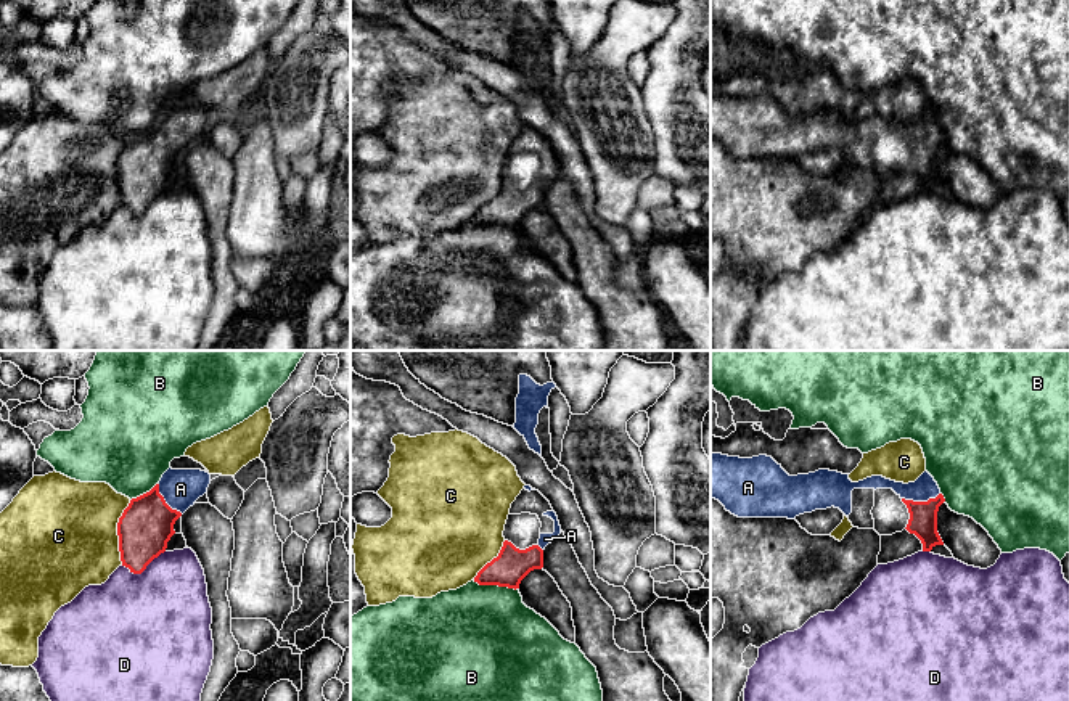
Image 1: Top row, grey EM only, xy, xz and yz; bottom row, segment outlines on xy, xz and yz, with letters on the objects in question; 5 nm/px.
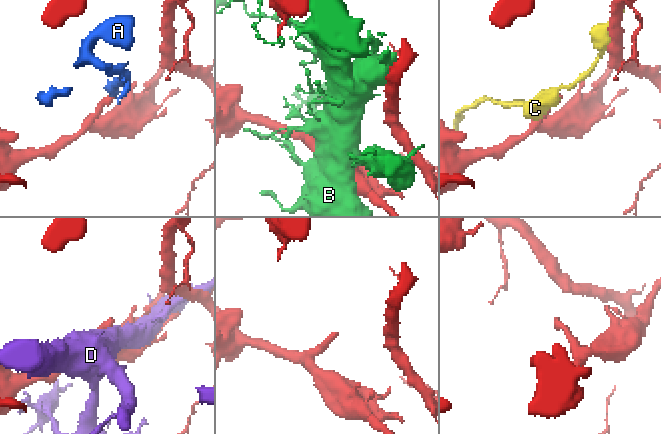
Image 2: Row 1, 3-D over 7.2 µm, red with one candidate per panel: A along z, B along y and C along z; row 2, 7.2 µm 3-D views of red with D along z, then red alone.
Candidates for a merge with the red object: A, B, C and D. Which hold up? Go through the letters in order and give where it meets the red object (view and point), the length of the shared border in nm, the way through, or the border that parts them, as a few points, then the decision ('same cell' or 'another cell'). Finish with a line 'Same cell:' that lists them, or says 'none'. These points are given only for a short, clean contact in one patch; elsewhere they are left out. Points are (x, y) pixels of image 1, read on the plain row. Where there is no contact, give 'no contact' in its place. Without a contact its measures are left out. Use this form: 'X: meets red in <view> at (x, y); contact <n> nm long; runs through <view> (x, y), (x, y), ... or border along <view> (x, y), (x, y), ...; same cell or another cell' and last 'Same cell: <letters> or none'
A: meets red in yz at (920, 142); contact 190 nm long; runs through yz (923, 155), (920, 142), (925, 127); same cell
B: meets red in xz at (495, 224); contact 220 nm long; another cell
C: meets red in xy at (118, 172); contact 320 nm long; another cell
D: meets red in xy at (142, 211); contact 240 nm long; another cell
Same cell: A

